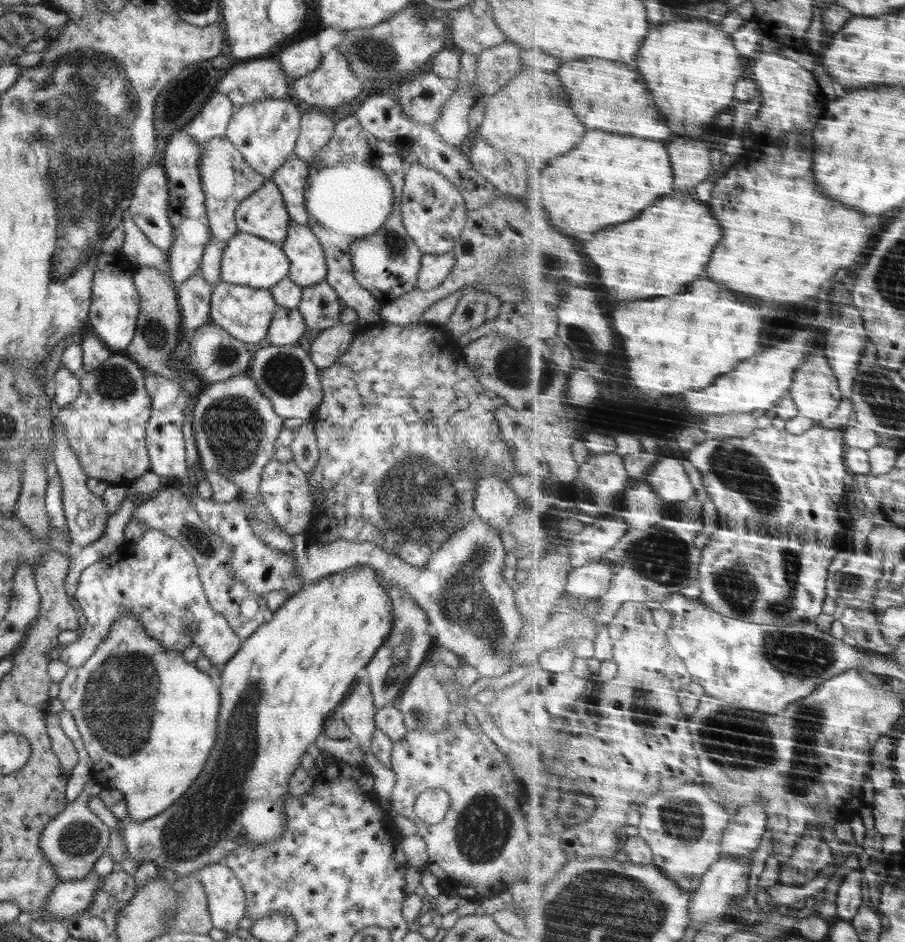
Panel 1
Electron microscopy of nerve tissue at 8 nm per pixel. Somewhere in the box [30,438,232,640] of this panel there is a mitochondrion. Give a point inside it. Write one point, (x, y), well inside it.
(193, 534)

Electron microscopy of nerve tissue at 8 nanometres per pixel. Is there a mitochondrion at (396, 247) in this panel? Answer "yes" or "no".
yes

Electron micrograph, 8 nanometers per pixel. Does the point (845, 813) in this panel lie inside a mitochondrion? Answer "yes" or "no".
no

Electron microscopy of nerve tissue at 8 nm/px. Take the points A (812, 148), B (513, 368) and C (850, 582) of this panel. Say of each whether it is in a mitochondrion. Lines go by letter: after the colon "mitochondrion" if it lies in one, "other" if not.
A: other
B: mitochondrion
C: mitochondrion

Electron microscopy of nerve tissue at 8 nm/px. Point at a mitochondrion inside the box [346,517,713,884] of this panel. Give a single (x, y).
(484, 826)

